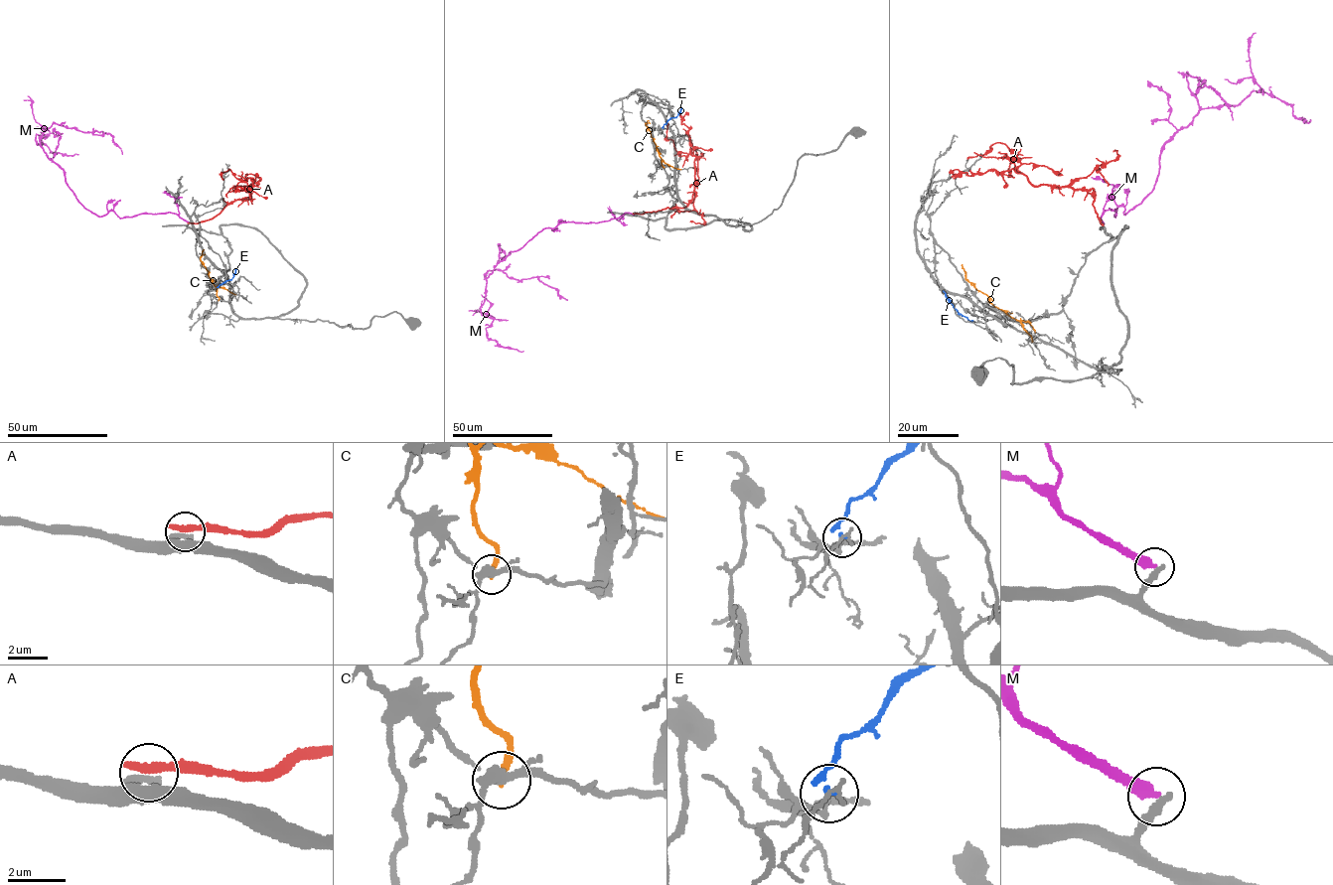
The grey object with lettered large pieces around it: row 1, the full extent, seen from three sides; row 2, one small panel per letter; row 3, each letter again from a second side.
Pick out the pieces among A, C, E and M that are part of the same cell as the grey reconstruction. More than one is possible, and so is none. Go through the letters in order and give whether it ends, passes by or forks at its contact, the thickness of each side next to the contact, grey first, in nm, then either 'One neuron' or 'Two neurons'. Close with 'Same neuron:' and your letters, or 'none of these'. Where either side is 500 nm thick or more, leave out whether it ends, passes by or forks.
A: It ends there. Thickness 320 nm (grey) against 360 nm. Two neurons
C: It ends there. Thickness 320 nm (grey) against 240 nm. Two neurons
E: It passes by. Thickness 180 nm (grey) against 120 nm. Two neurons
M: It ends there. Thickness 280 nm (grey) against 340 nm. Two neurons
Same neuron: none of these

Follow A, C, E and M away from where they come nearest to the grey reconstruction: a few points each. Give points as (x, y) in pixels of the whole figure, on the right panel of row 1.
A: (1103, 224), (1093, 205), (1094, 190), (1034, 186), (1016, 171), (1015, 154), (1004, 144), (966, 158)
C: (1031, 341), (1020, 323), (991, 305), (989, 298), (965, 279), (962, 264)
E: (972, 321), (953, 308), (943, 291)
M: (1104, 223), (1106, 211), (1124, 215), (1152, 191), (1161, 147), (1198, 111), (1188, 73), (1233, 120)

